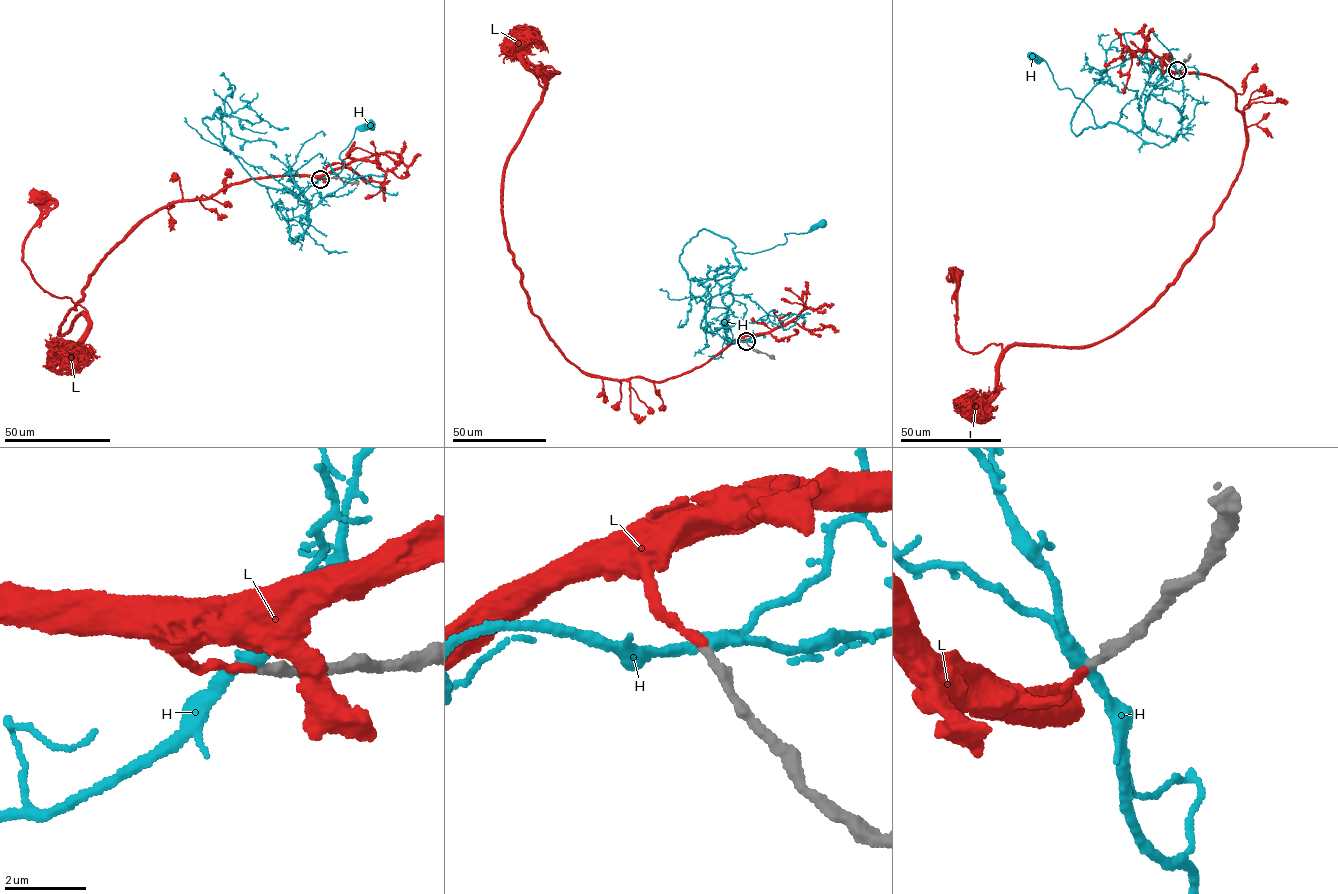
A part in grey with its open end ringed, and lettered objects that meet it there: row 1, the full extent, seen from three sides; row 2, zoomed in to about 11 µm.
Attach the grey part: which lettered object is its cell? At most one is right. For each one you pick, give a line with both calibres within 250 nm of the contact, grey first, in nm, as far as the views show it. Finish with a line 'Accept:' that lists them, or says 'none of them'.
L: calibres 260 and 200 nm
Accept: L

